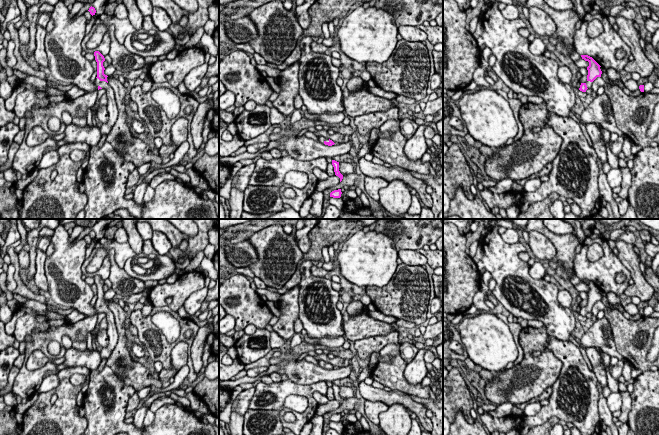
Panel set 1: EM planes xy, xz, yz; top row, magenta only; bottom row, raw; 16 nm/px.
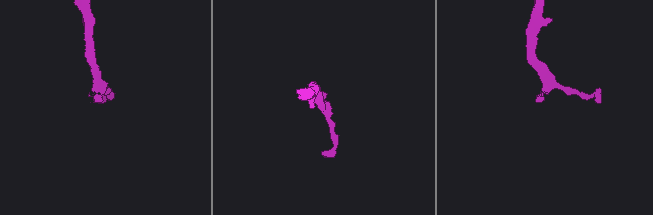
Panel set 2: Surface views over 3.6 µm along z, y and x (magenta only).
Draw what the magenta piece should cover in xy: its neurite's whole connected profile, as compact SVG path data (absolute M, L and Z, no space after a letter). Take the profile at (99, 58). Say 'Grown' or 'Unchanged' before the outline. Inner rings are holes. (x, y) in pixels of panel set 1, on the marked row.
Grown. M95 51L94 56L97 62L97 77L95 80L95 85L98 90L102 88L106 90L106 96L108 100L107 111L109 119L107 123L104 123L100 126L100 132L101 135L108 135L118 118L118 108L116 104L114 90L108 84L108 76L104 74L105 68L103 66L103 62L105 61L105 58L99 51Z

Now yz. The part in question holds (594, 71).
Grown. M581 55L582 59L589 62L589 66L587 67L588 75L587 81L585 83L581 83L579 90L582 92L586 92L587 89L591 89L592 82L597 78L601 77L602 71L600 69L600 65L590 56Z

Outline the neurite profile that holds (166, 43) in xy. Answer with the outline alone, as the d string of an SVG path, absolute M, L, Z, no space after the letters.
M157 31L156 37L158 38L158 41L153 49L150 49L149 51L139 51L136 50L133 47L133 36L132 34L129 34L124 41L124 46L126 49L131 52L132 54L139 55L141 57L148 57L148 56L162 56L167 55L169 52L175 49L176 46L176 40L174 39L171 32L167 31Z

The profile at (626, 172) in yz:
M628 167L618 168L621 170L622 173L621 191L618 193L618 197L620 197L623 200L628 198L628 190L632 183L632 175L631 169L629 169Z

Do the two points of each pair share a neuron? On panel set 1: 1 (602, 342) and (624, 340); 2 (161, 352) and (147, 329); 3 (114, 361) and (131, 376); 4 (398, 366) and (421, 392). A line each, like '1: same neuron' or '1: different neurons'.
1: different neurons
2: same neuron
3: same neuron
4: same neuron

